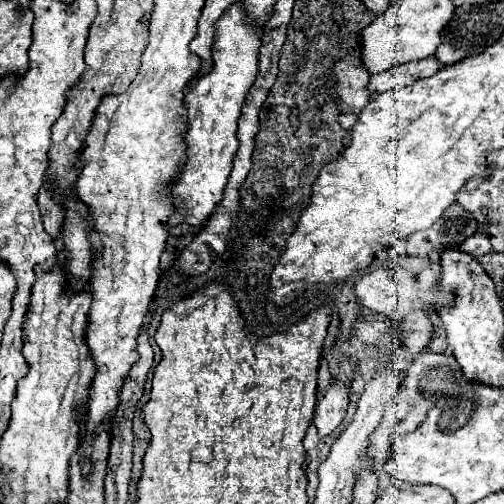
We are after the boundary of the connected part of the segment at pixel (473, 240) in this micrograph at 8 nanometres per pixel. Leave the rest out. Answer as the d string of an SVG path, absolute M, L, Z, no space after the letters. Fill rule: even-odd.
M481 224L477 228L477 232L467 238L467 242L463 242L463 246L459 246L463 252L469 252L473 258L481 258L483 254L487 254L491 250L491 234L487 232L487 224Z

